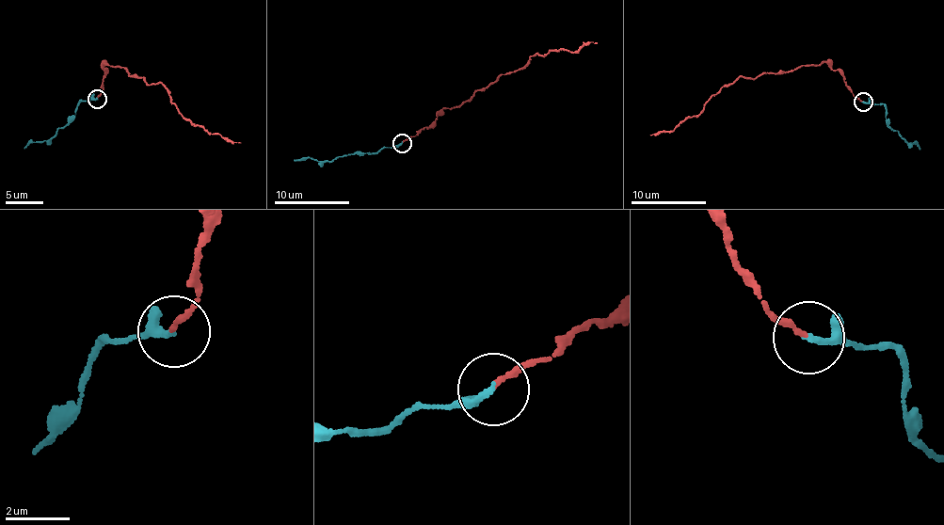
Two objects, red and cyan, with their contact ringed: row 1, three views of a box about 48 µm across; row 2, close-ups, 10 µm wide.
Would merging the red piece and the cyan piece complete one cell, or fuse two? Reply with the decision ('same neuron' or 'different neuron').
different neuron

